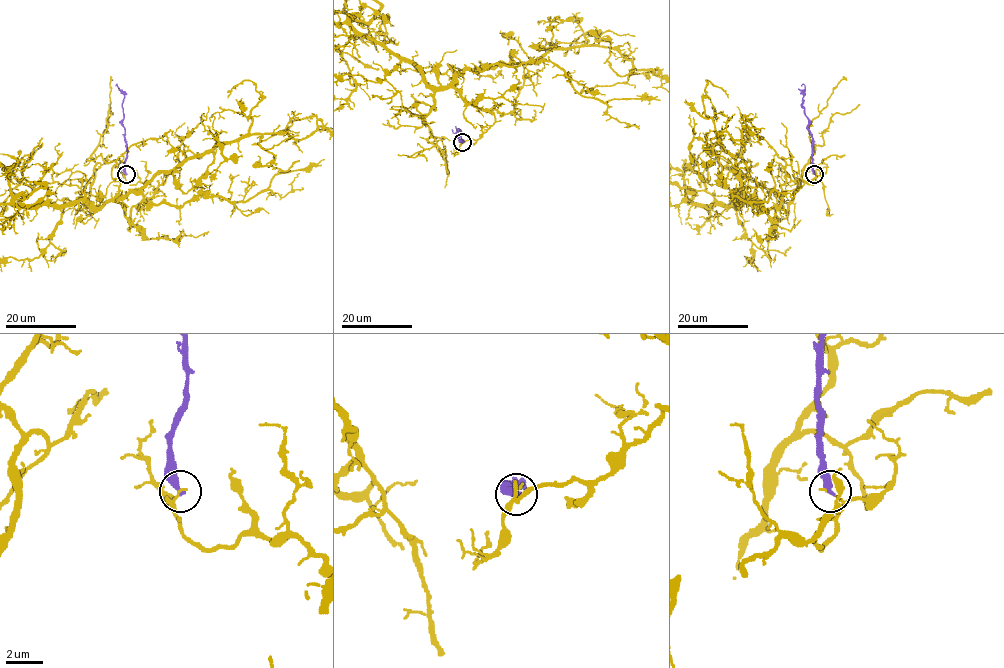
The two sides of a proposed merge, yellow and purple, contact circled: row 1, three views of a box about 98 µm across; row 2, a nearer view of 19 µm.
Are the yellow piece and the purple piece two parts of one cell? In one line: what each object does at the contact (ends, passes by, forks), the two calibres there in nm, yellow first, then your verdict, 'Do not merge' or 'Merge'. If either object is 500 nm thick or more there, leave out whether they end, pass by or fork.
At the ring yellow passes by. At the ring purple ends. Thickness 90 nm (yellow) against 380 nm. Do not merge

